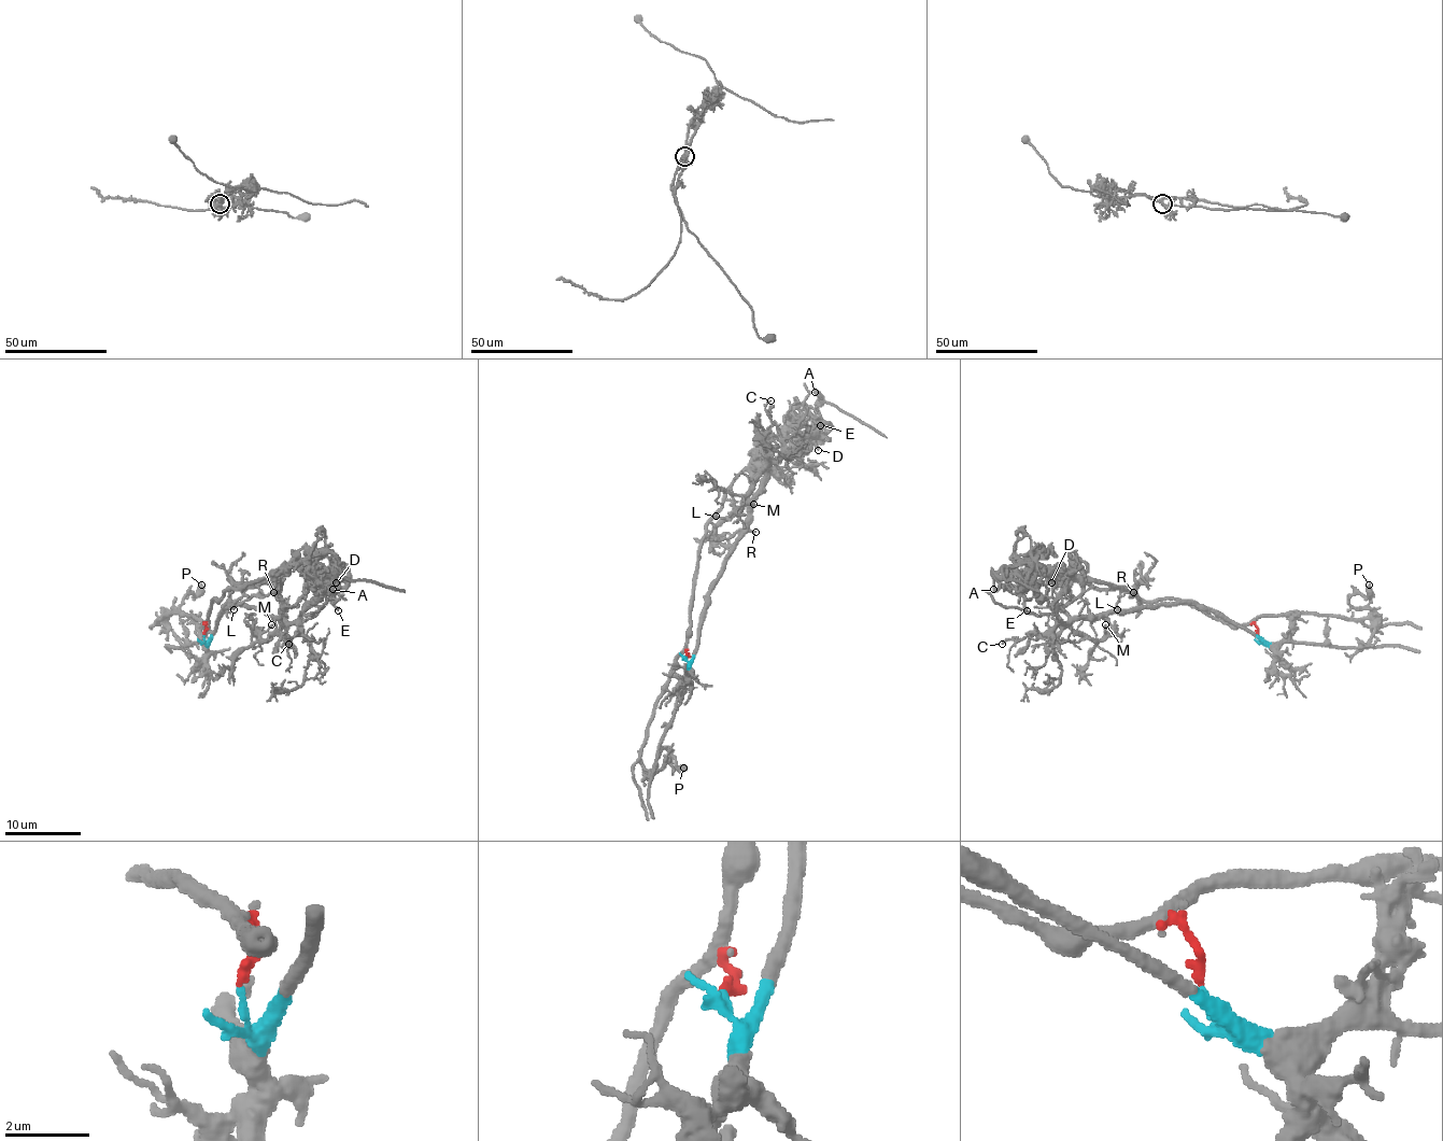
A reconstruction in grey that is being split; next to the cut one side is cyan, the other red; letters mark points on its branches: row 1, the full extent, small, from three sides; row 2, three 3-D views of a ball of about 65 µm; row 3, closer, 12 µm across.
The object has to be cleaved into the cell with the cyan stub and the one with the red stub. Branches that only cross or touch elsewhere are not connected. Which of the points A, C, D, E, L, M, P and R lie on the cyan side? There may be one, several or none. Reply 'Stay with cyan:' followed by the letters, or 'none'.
Stay with cyan: C, M

